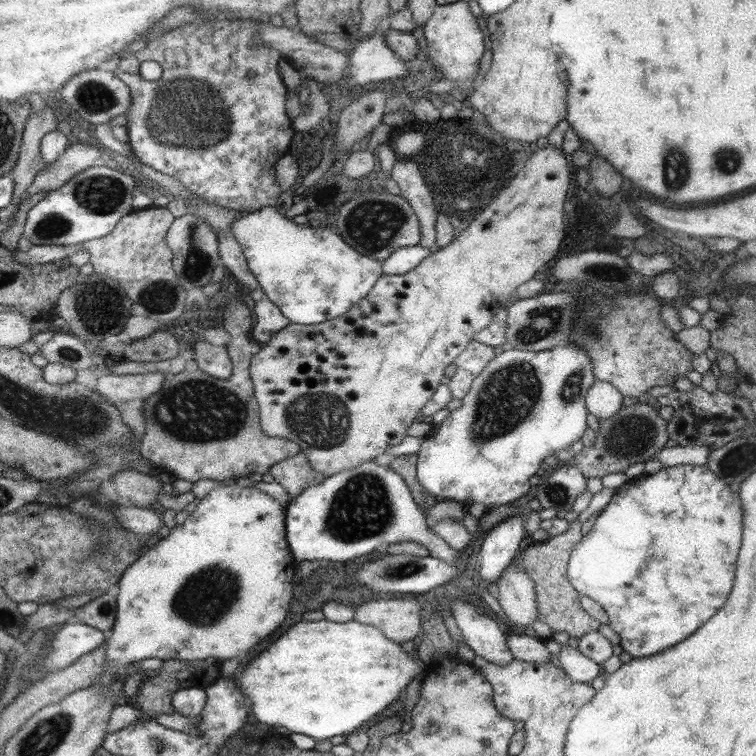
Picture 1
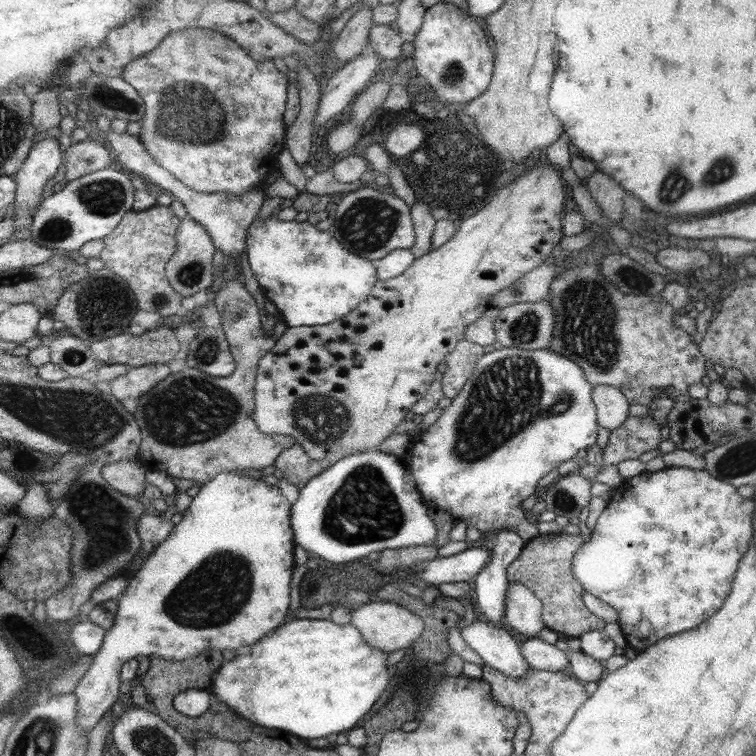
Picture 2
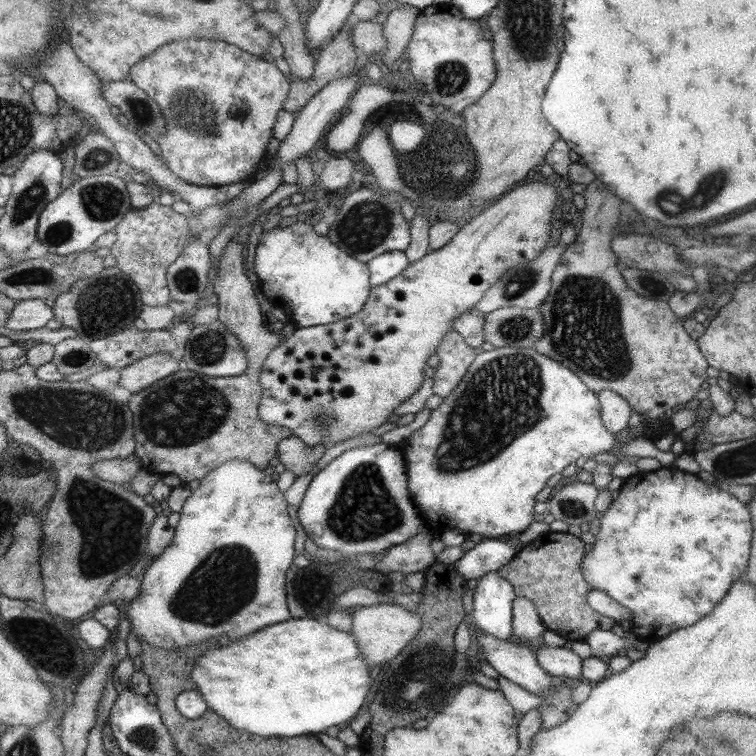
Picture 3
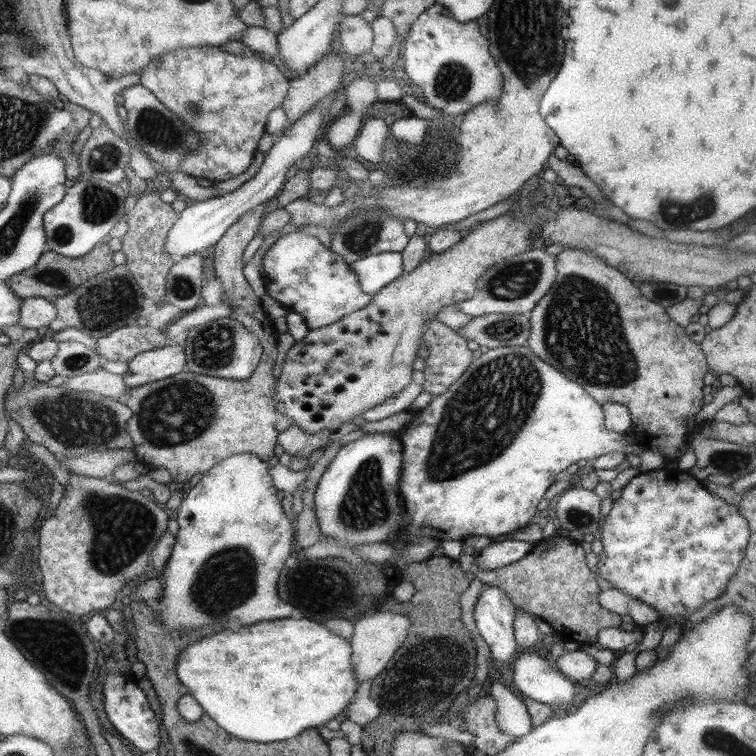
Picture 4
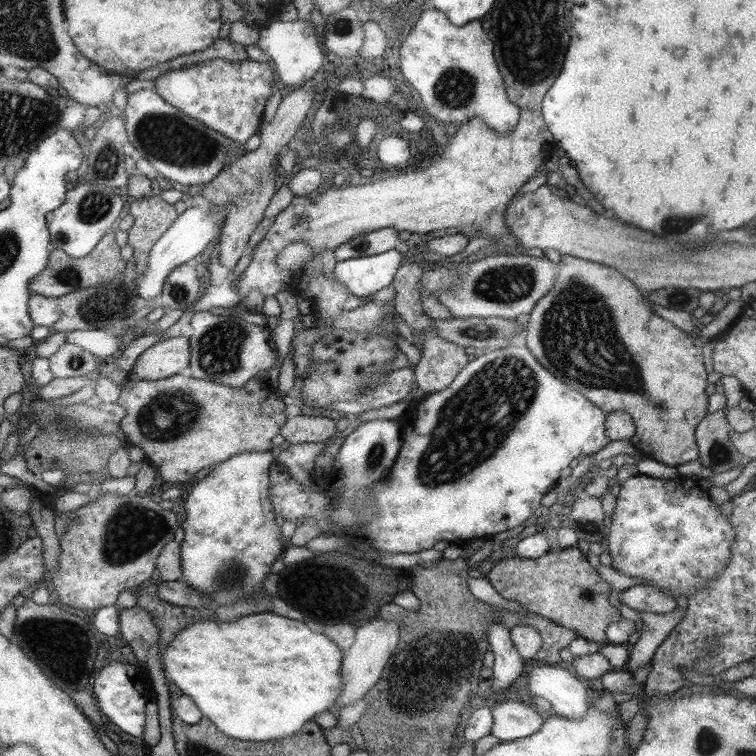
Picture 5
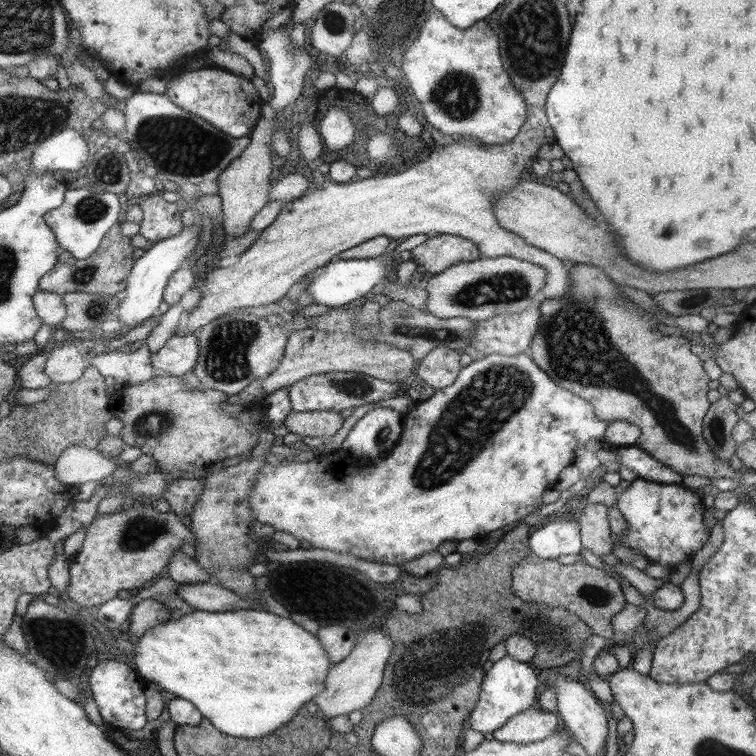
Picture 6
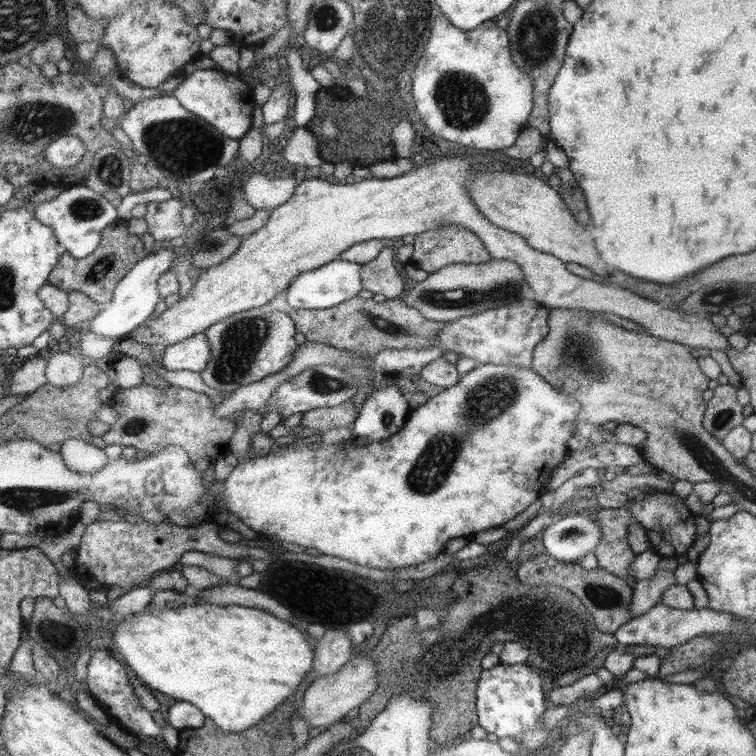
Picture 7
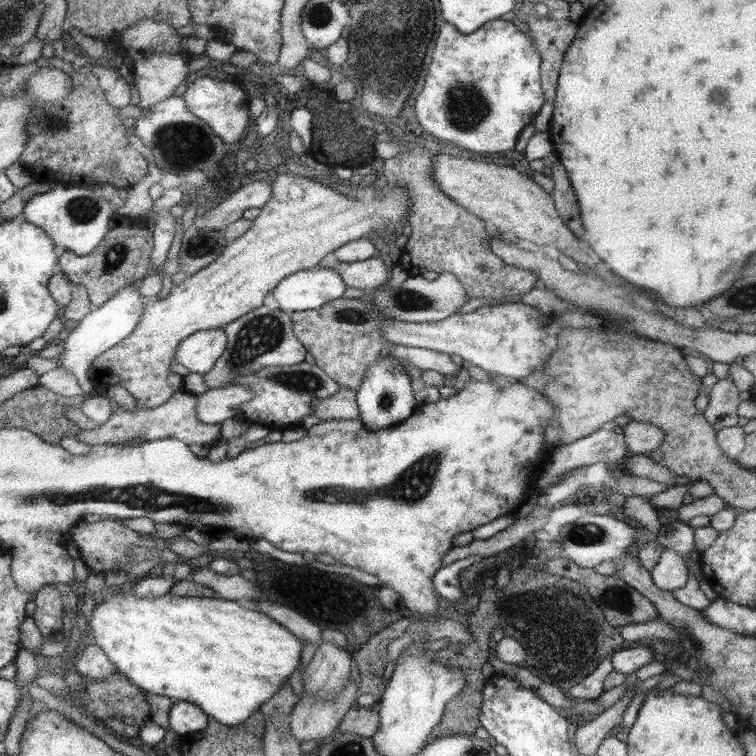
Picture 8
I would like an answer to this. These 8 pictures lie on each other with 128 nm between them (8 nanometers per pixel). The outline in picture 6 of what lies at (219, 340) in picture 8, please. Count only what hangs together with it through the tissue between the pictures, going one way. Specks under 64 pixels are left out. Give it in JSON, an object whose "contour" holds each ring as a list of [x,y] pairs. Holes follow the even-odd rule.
{"contour":[[[196,334],[177,335],[149,354],[151,367],[156,374],[181,378],[188,370],[193,370],[199,356]]]}

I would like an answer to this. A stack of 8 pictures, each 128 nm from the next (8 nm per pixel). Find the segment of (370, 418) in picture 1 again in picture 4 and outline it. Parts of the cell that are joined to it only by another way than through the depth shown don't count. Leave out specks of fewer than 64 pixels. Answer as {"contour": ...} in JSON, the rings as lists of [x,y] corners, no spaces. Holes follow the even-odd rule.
{"contour":[[[504,212],[466,230],[463,238],[443,254],[428,253],[415,270],[401,274],[393,283],[376,292],[361,310],[342,316],[338,322],[326,327],[307,330],[305,337],[300,341],[295,340],[285,354],[279,379],[275,381],[273,396],[276,399],[276,412],[287,416],[293,426],[308,434],[323,430],[333,432],[343,422],[349,423],[355,416],[359,418],[363,412],[398,395],[413,379],[412,362],[417,356],[419,345],[423,346],[423,327],[427,326],[427,321],[435,318],[441,308],[470,299],[475,294],[479,275],[483,275],[483,271],[495,266],[500,260],[522,254],[531,244],[531,228]]]}

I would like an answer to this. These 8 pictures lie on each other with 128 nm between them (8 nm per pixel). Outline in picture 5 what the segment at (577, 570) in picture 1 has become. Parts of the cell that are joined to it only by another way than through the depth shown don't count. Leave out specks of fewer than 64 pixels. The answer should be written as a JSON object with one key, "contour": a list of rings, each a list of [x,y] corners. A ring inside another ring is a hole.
{"contour":[[[636,474],[624,481],[615,490],[616,506],[611,516],[610,531],[607,534],[608,554],[611,568],[625,574],[641,578],[643,585],[651,585],[659,591],[669,593],[673,599],[680,594],[686,598],[695,594],[707,581],[731,560],[731,550],[735,542],[735,528],[730,520],[725,520],[717,506],[709,502],[707,492],[703,492],[689,478],[681,478],[680,474],[661,480],[658,477]]]}

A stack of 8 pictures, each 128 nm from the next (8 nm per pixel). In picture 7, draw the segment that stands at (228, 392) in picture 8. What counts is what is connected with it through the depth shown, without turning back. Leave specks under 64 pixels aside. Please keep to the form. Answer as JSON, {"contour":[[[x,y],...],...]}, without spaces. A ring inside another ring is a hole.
{"contour":[[[305,340],[304,343],[295,348],[293,359],[291,363],[282,371],[277,372],[275,375],[267,376],[265,379],[259,380],[256,384],[247,384],[246,386],[236,388],[234,392],[228,394],[228,398],[218,405],[214,406],[214,412],[219,417],[229,418],[229,416],[237,413],[238,411],[249,410],[261,410],[265,404],[271,399],[273,390],[286,382],[288,378],[292,378],[301,372],[305,368],[314,368],[315,366],[332,366],[334,364],[342,364],[342,366],[350,366],[350,364],[362,364],[363,360],[345,352],[345,350],[337,350],[337,348],[331,348],[331,346],[325,346],[325,344],[317,344],[317,342],[309,342]]]}

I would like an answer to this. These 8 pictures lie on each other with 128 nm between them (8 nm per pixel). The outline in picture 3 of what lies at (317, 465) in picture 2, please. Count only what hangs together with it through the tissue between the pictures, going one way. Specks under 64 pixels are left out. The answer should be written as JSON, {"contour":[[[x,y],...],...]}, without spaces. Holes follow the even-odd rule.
{"contour":[[[291,436],[277,443],[277,449],[279,463],[295,477],[309,473],[325,451],[325,447],[309,447]]]}

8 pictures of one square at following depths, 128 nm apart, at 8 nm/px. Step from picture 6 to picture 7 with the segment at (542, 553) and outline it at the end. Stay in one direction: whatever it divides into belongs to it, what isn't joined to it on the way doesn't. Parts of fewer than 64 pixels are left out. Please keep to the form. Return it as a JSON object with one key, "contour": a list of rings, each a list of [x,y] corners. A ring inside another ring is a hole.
{"contour":[[[569,508],[556,517],[542,532],[543,552],[555,560],[577,563],[585,554],[593,553],[601,531],[589,514],[577,514]]]}

